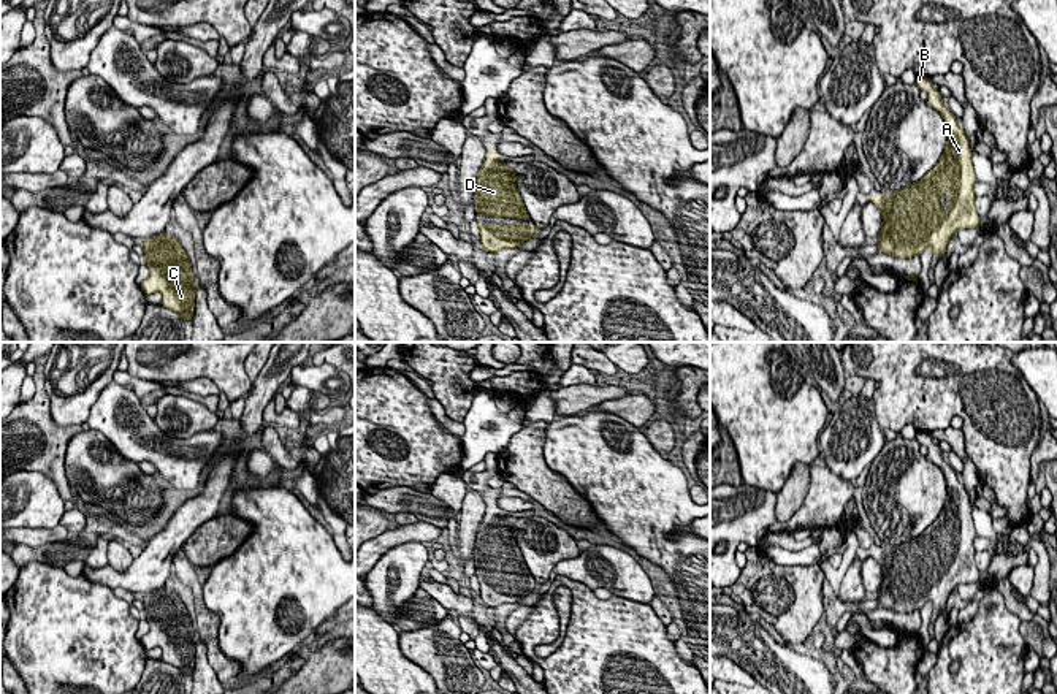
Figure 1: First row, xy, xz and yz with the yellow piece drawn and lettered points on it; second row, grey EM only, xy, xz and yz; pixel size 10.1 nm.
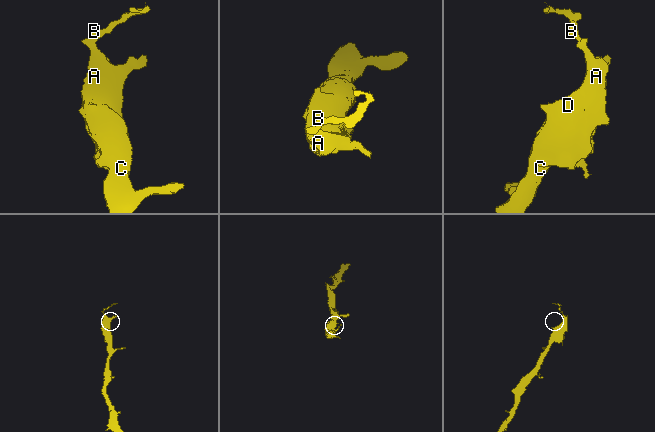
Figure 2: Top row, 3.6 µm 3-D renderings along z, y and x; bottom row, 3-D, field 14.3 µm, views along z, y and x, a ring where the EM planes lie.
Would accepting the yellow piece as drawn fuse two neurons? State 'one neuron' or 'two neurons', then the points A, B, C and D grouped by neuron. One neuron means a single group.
one neuron; A B C D

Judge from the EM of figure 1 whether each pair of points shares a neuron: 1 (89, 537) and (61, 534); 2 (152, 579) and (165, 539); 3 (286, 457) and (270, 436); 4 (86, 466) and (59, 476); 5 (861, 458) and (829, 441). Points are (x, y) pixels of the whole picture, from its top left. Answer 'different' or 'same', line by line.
1: different
2: same
3: same
4: different
5: same

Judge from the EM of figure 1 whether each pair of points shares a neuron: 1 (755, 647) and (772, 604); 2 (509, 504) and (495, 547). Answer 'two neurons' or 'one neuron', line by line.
1: two neurons
2: two neurons

